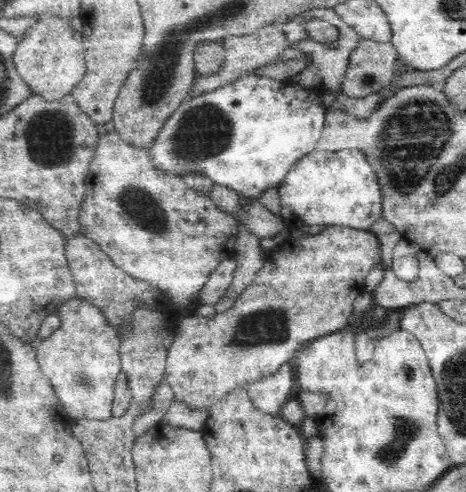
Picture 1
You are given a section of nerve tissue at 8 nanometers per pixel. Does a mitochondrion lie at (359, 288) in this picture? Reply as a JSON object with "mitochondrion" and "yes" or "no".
{"mitochondrion":"no"}

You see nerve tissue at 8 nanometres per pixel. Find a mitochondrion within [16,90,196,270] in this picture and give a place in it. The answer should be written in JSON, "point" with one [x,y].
{"point":[49,136]}

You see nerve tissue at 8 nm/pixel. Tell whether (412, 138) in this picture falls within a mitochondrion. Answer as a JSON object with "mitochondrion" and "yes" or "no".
{"mitochondrion":"yes"}

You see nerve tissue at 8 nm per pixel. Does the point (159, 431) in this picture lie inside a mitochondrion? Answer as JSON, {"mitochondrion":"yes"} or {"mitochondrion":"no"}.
{"mitochondrion":"no"}

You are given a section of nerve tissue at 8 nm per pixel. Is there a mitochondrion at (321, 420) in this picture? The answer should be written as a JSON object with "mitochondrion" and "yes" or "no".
{"mitochondrion":"no"}

